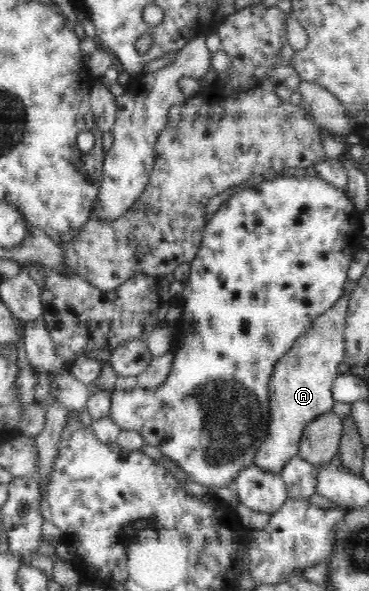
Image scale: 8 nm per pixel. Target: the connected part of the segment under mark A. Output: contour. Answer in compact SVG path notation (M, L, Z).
M347 283L342 297L333 308L318 316L309 332L298 338L293 348L277 361L269 379L270 421L267 437L255 454L252 465L281 474L285 463L299 453L299 443L305 426L315 418L333 412L336 403L331 387L339 375L337 367L344 358L344 325L353 283Z

